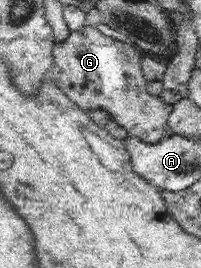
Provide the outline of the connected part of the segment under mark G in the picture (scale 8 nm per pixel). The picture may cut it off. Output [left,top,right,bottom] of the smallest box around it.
[47,27,174,143]

